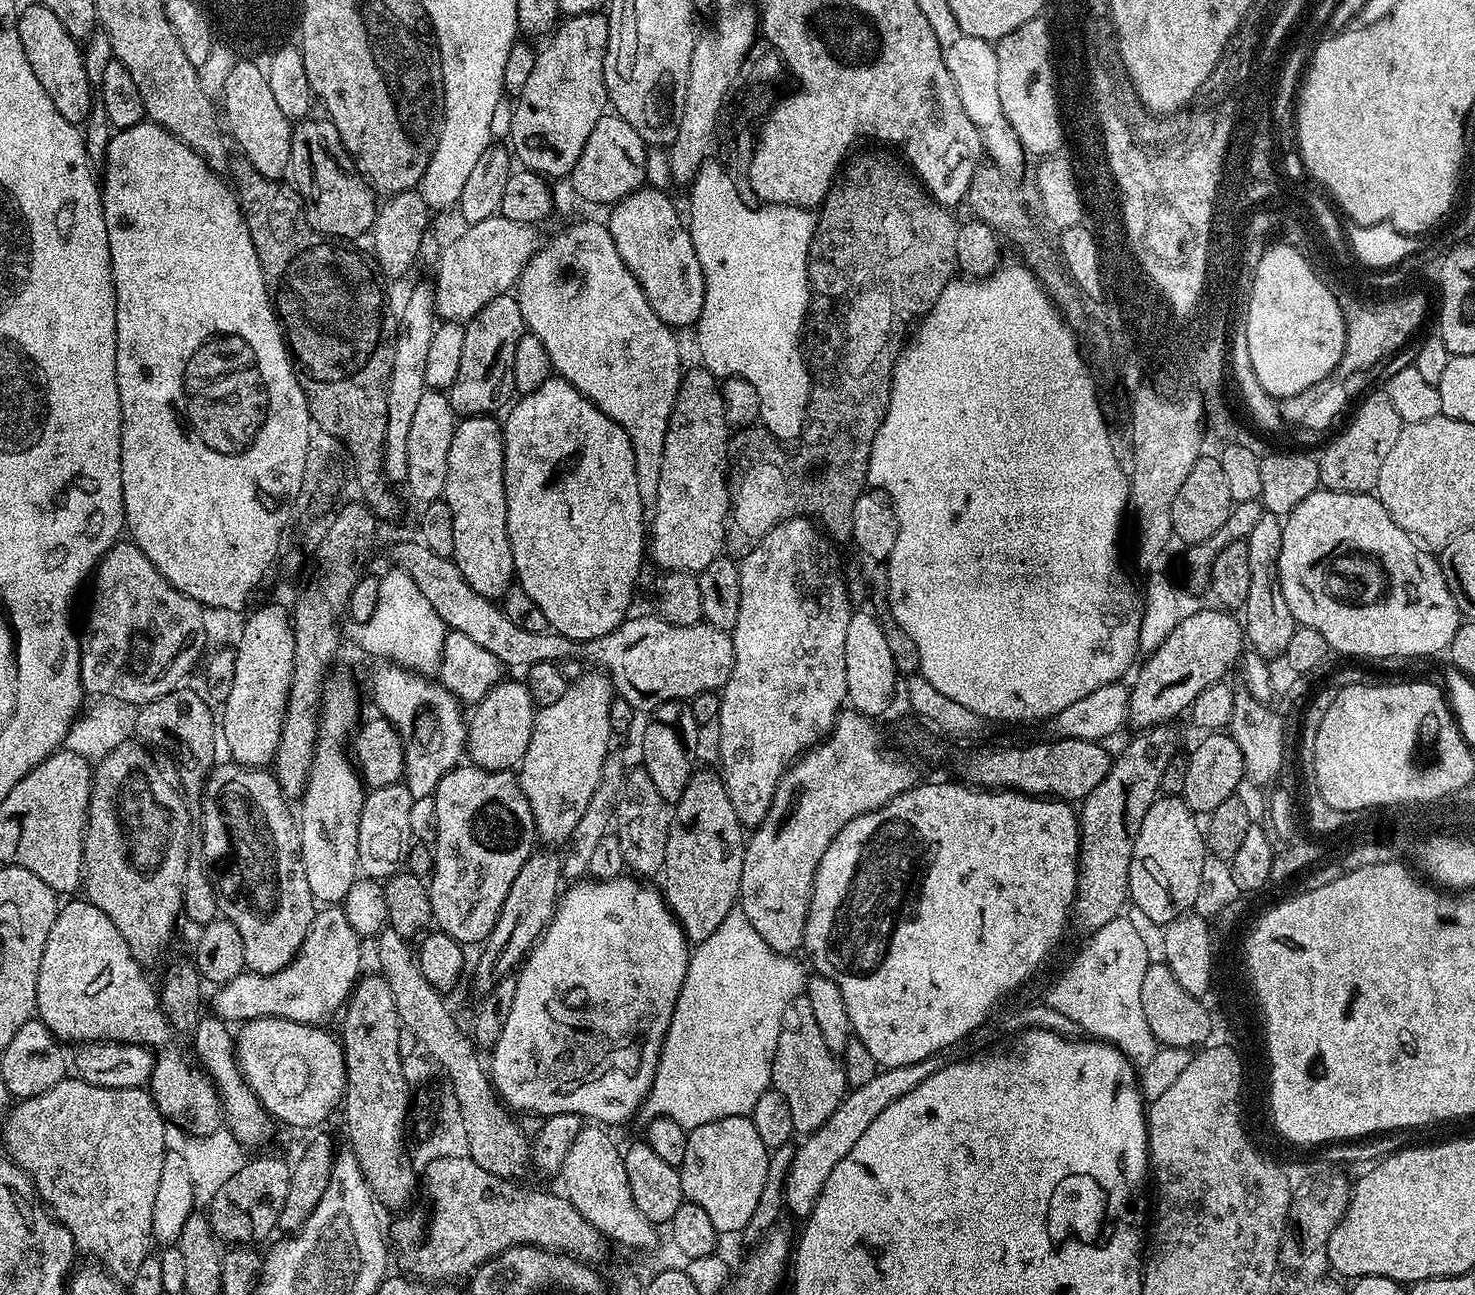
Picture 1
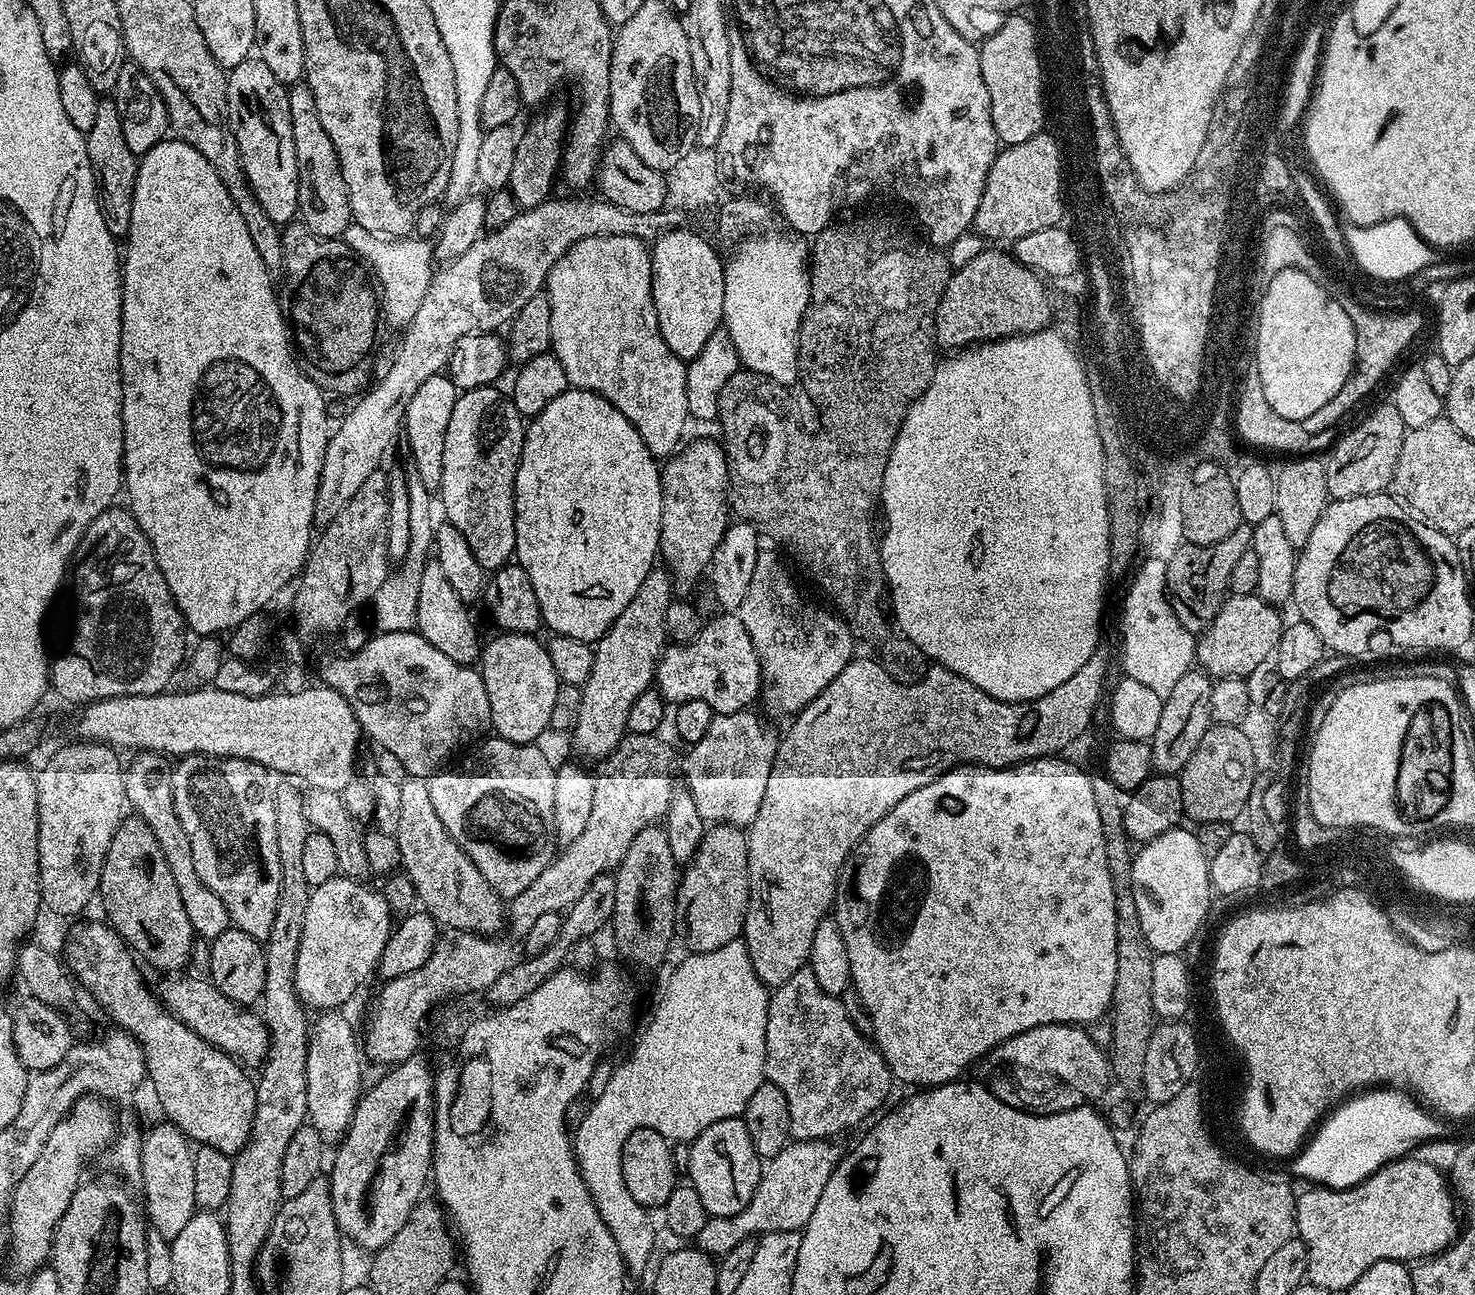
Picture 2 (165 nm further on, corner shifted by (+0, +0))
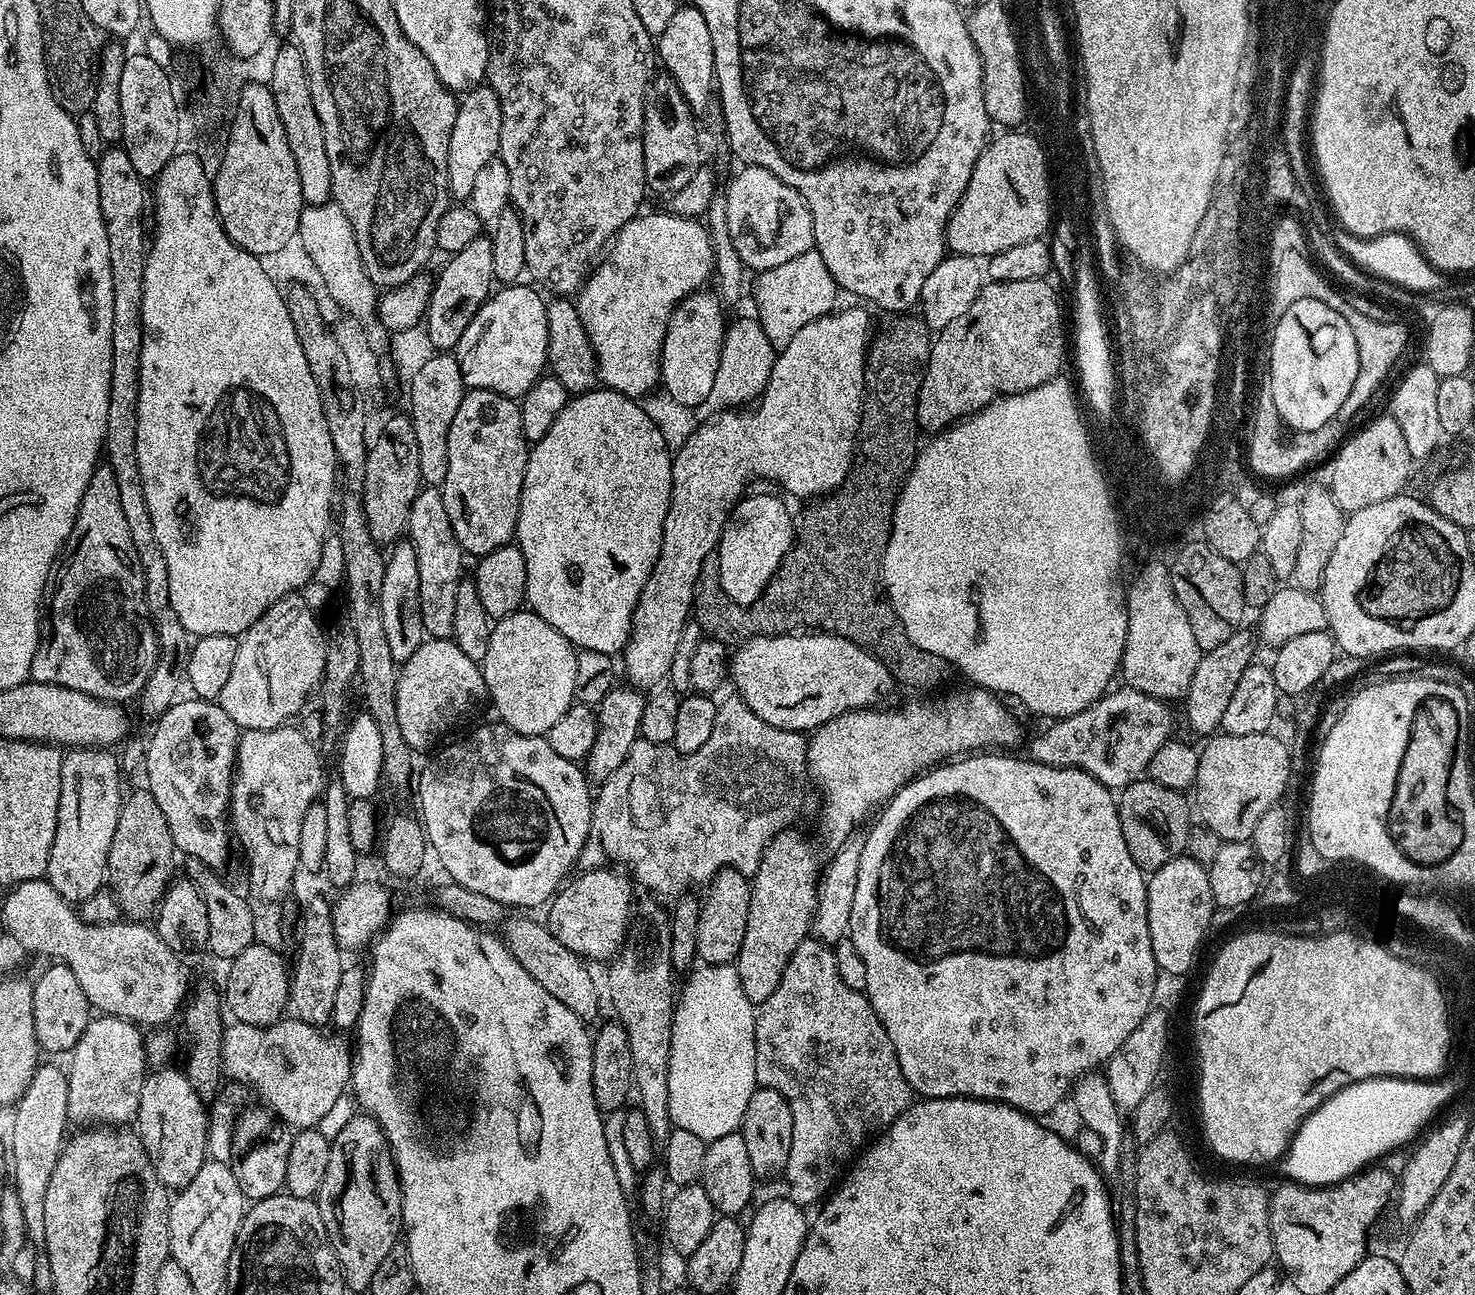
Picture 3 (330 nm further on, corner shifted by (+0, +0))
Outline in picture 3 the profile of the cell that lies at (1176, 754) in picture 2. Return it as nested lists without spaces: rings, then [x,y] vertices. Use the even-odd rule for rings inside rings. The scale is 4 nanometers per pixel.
[[[1237,630],[1222,642],[1222,646],[1214,646],[1214,650],[1201,655],[1198,666],[1194,670],[1194,678],[1190,678],[1190,686],[1183,697],[1184,716],[1188,724],[1196,732],[1212,734],[1220,728],[1222,714],[1226,714],[1226,705],[1230,702],[1230,694],[1234,694],[1234,686],[1238,686],[1238,678],[1242,678],[1242,670],[1253,659],[1252,636],[1245,630]]]

